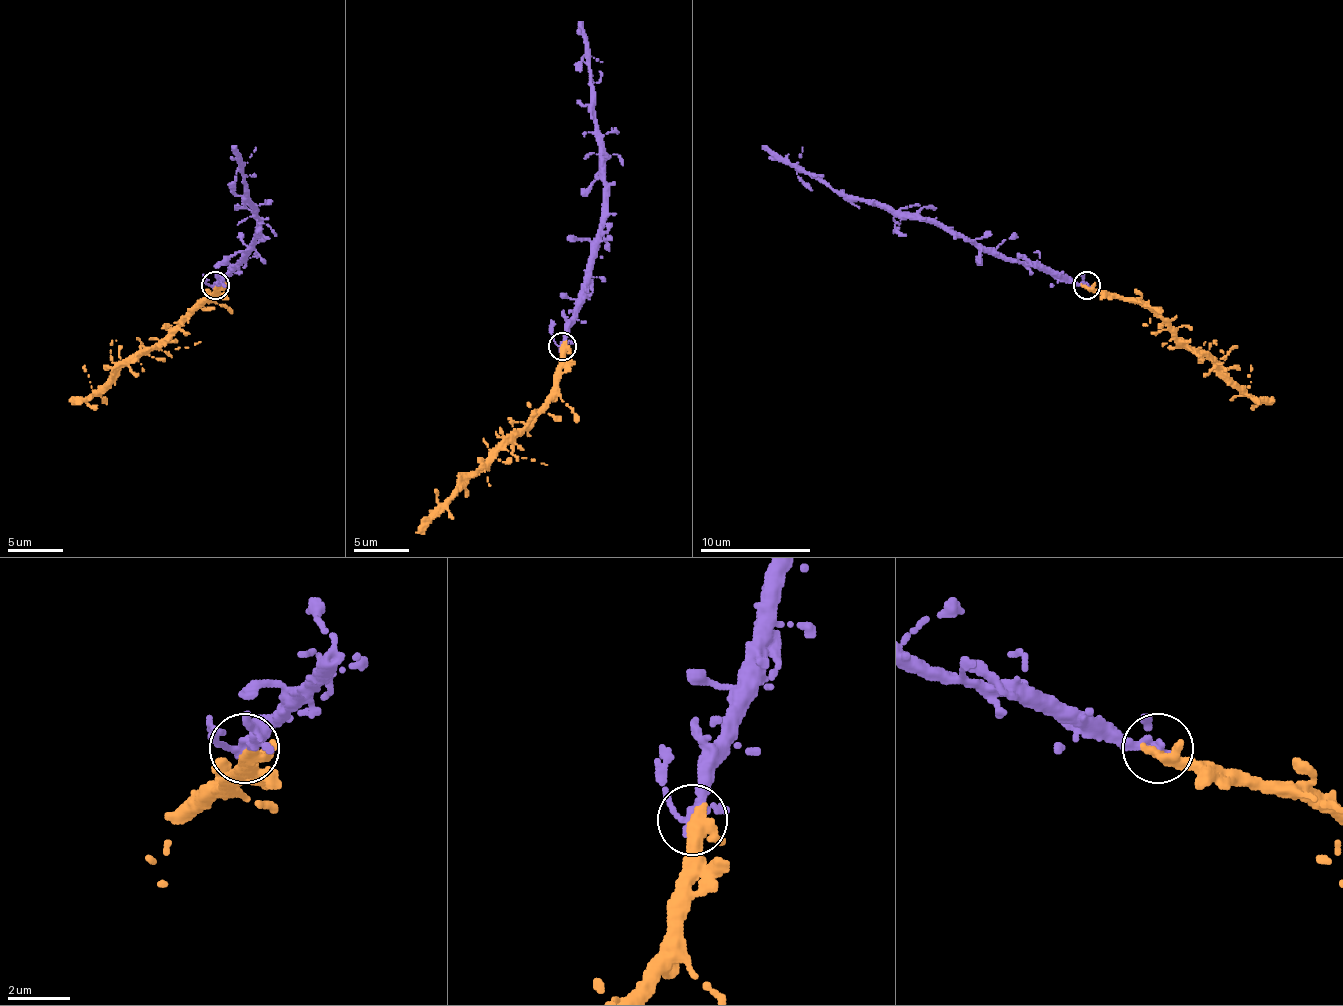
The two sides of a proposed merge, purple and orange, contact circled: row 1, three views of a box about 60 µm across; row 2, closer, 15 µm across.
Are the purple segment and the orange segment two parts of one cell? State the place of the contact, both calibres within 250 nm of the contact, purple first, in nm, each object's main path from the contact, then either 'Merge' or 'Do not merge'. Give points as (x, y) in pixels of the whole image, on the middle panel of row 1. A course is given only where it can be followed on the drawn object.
Place: (562, 346). Thickness 200 nm (purple) against 360 nm. Course of purple: (562, 347), (593, 239), (604, 214), (601, 153), (593, 123), (590, 59), (582, 21). Course of orange: (562, 347), (551, 399), (441, 507), (422, 534). Merge

